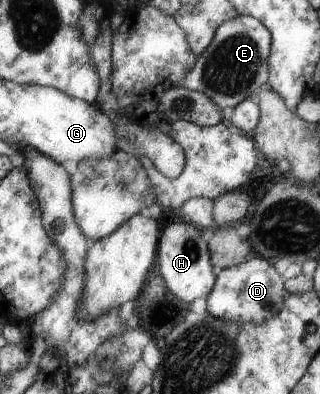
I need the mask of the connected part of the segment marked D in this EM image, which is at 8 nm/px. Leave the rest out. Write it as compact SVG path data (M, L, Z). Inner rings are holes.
M253 257L238 266L220 271L216 287L206 297L206 312L225 322L253 322L261 325L281 311L285 295L287 291L283 287L283 276L265 258Z

